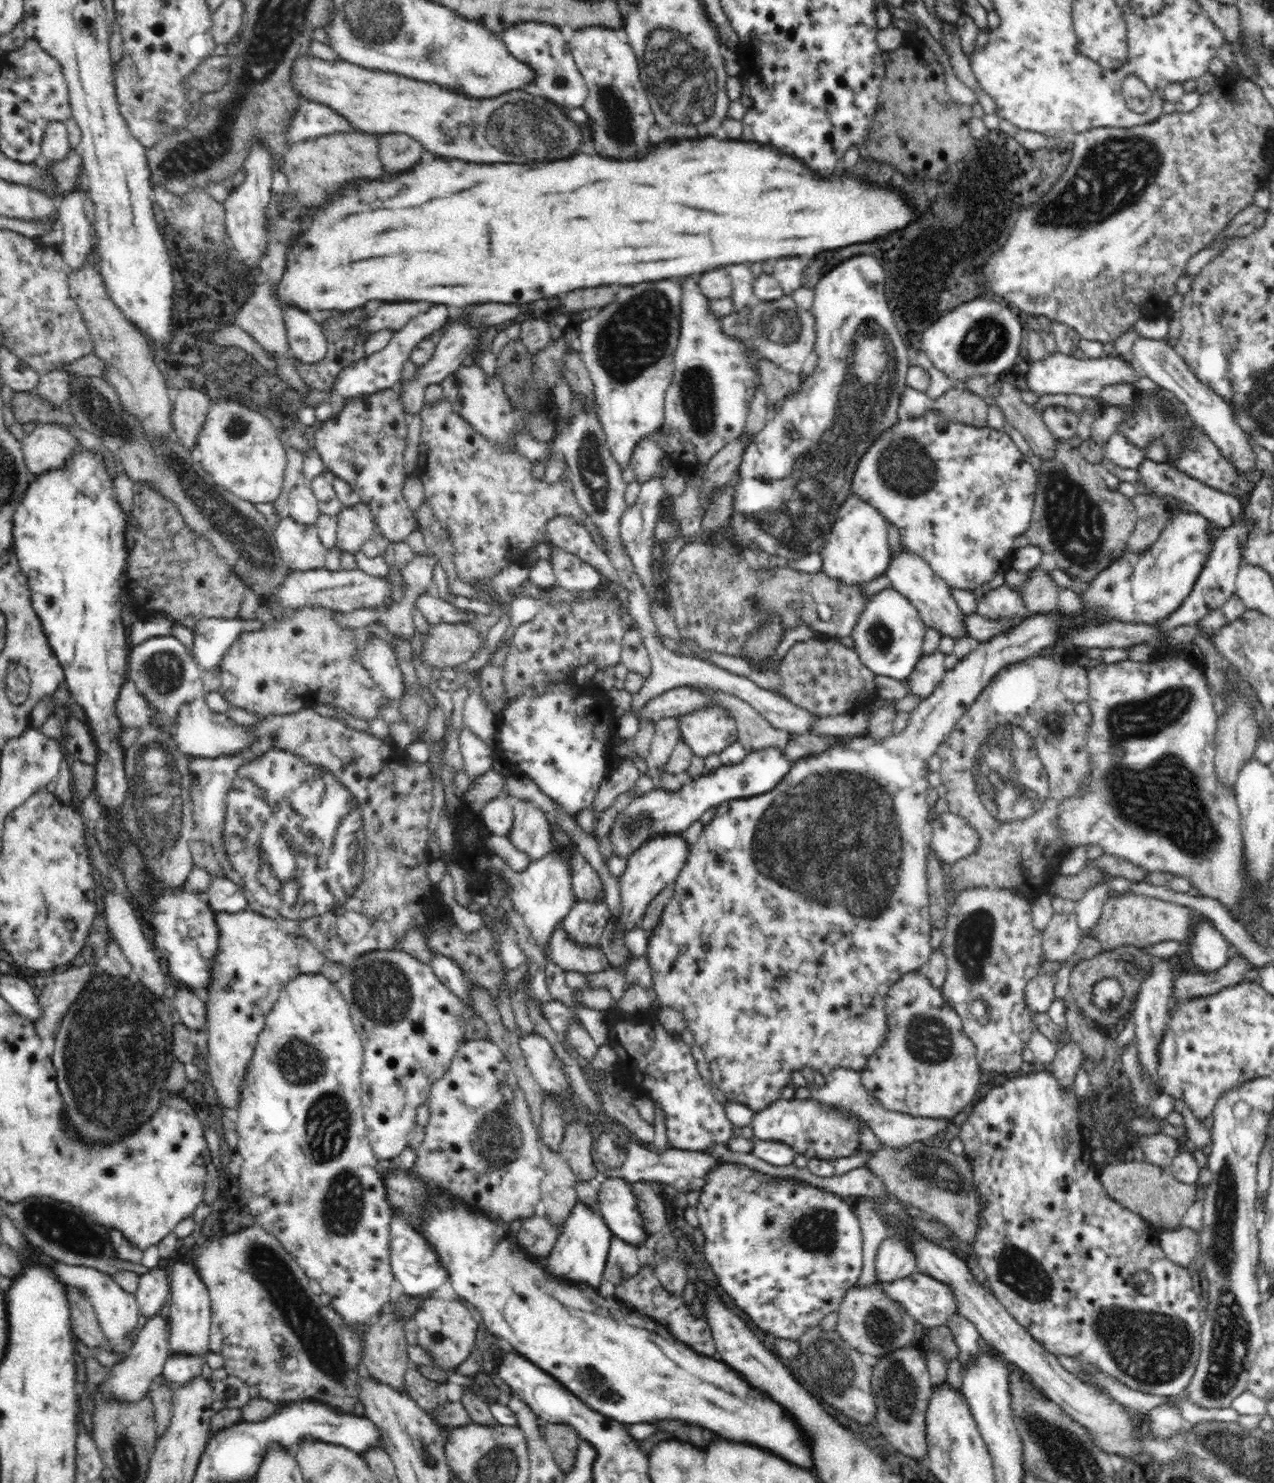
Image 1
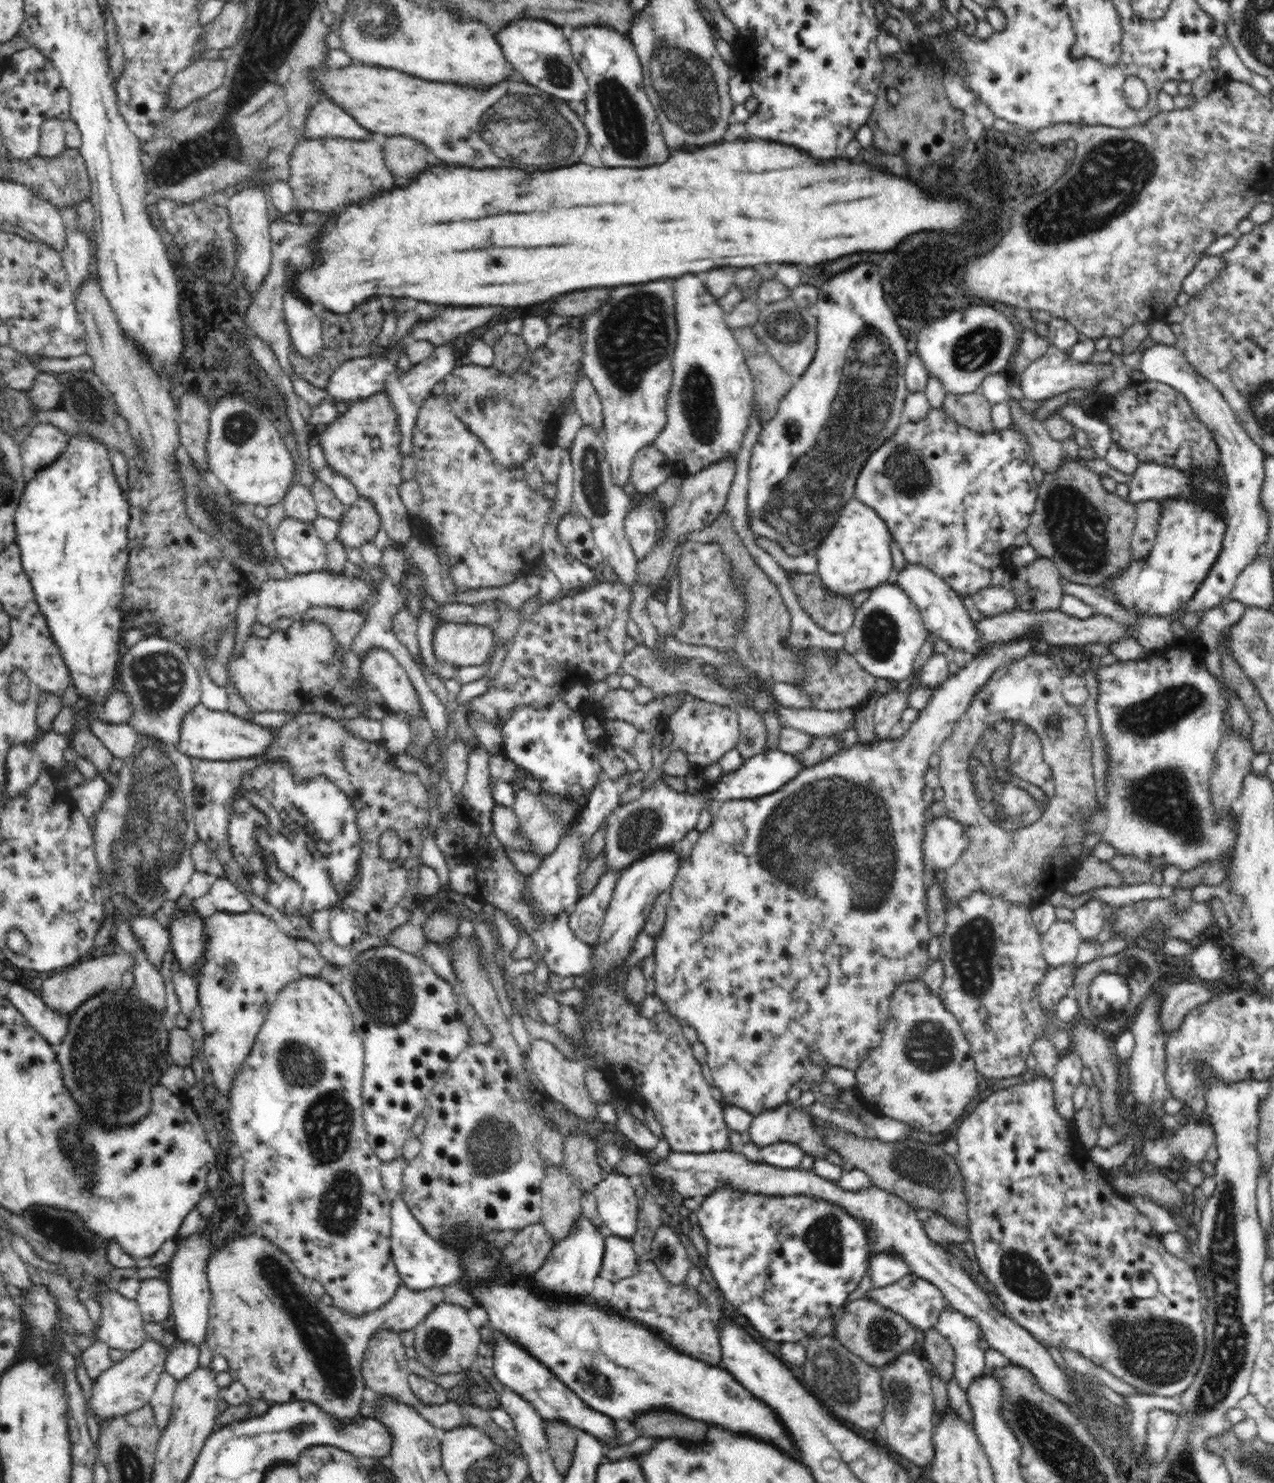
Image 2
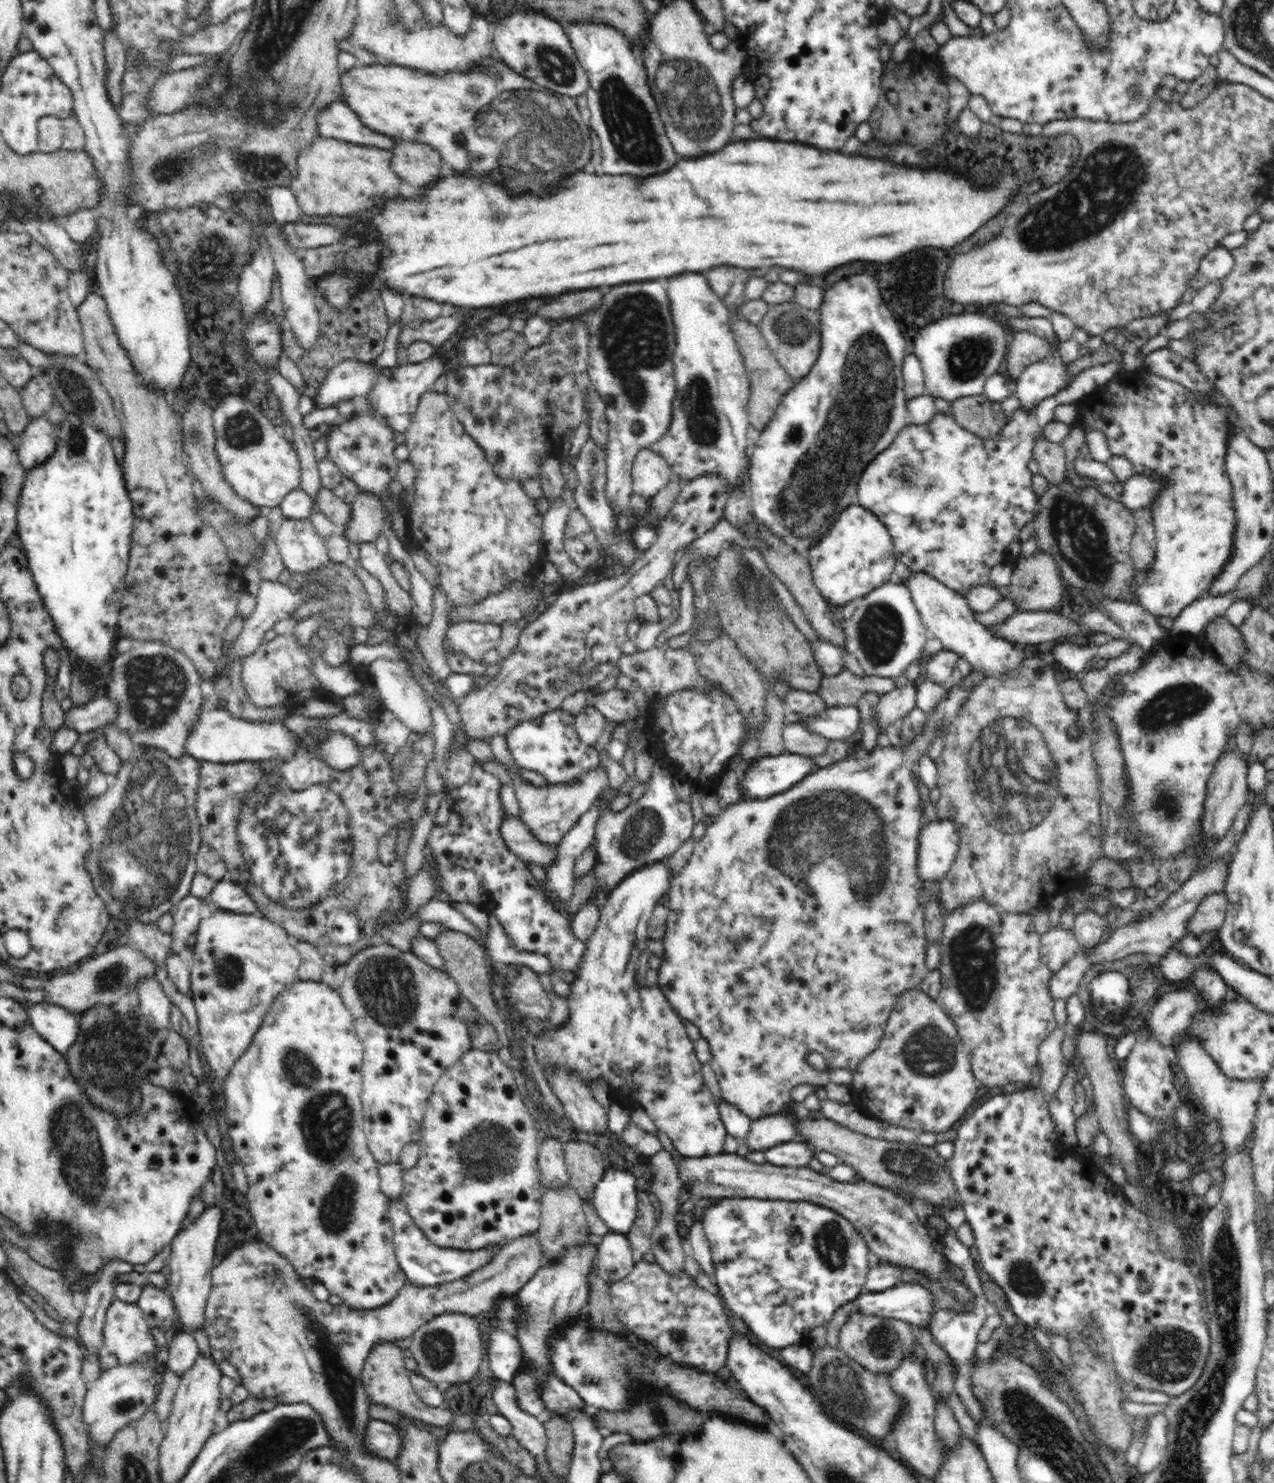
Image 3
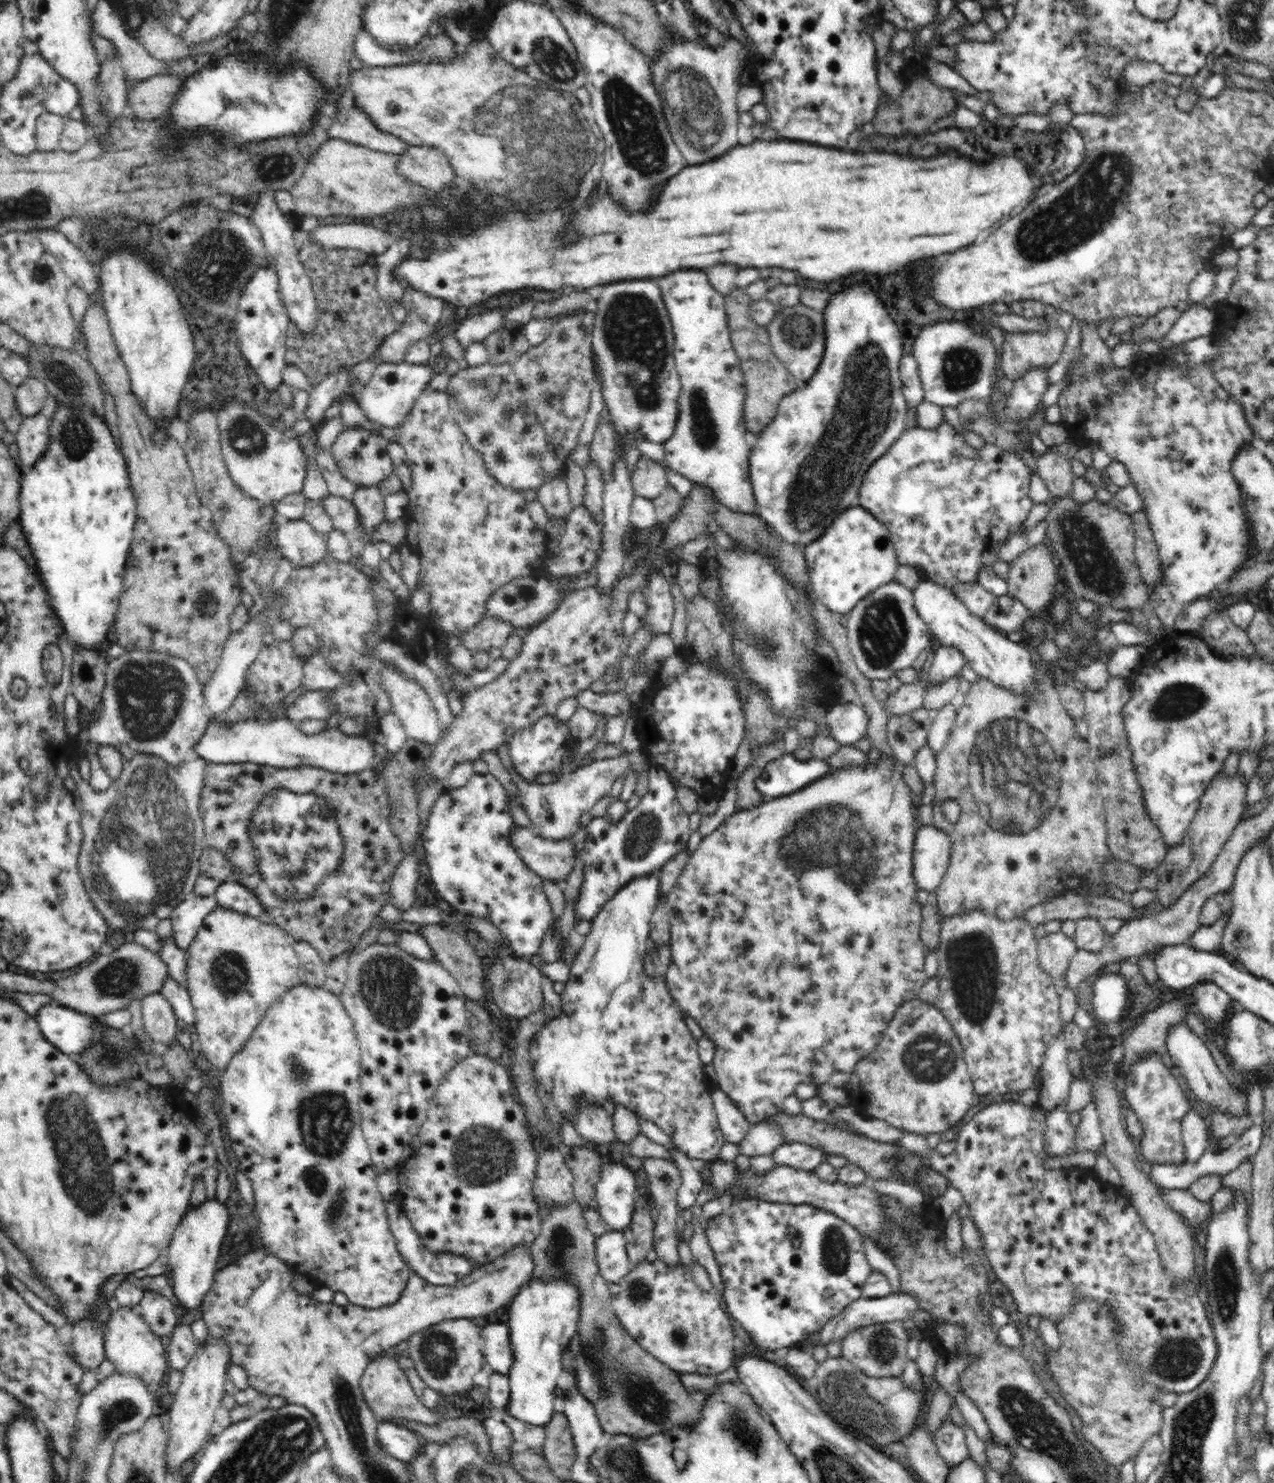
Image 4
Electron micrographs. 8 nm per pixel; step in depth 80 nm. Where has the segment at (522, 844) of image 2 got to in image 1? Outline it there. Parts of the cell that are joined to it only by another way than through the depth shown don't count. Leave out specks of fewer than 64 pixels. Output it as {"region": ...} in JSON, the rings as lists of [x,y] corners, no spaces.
{"region":[[[498,796],[486,802],[479,811],[481,822],[486,826],[488,832],[498,834],[498,836],[508,837],[508,832],[512,828],[513,800],[508,796]]]}

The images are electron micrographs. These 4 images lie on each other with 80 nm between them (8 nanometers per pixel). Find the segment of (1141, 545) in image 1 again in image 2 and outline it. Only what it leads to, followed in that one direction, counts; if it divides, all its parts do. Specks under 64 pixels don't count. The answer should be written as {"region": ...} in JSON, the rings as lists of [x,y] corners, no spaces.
{"region":[[[1146,500],[1133,504],[1137,510],[1137,521],[1129,551],[1132,560],[1144,560],[1154,547],[1158,528],[1161,525],[1158,521],[1161,512],[1161,501]]]}

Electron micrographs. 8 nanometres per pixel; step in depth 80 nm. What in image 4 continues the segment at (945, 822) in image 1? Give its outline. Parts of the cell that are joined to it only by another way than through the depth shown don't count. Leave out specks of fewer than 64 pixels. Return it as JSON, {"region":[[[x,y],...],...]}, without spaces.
{"region":[[[919,825],[914,839],[913,868],[916,887],[934,893],[948,871],[951,853],[949,836],[934,825]]]}

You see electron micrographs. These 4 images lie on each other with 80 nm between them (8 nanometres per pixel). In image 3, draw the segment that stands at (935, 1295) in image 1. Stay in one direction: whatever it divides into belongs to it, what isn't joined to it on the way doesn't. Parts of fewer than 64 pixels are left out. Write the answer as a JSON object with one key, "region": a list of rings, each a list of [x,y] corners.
{"region":[[[899,1282],[882,1292],[863,1292],[855,1300],[854,1310],[866,1316],[892,1318],[928,1327],[933,1312],[929,1288],[913,1282]]]}

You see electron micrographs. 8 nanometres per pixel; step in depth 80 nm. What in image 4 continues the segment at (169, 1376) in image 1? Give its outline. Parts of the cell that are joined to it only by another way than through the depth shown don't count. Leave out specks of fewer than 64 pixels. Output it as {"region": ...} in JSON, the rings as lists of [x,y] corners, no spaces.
{"region":[[[181,1322],[175,1326],[171,1334],[171,1343],[166,1347],[170,1369],[183,1371],[197,1352],[198,1342],[195,1340],[191,1325]]]}

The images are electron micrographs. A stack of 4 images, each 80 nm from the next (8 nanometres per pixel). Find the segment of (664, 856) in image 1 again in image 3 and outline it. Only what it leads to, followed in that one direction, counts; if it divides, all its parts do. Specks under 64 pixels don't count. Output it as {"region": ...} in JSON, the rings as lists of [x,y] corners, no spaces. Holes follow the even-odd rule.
{"region":[[[660,860],[628,875],[609,893],[606,904],[600,910],[600,922],[590,940],[585,942],[584,960],[580,961],[579,969],[572,973],[570,993],[565,997],[570,1009],[568,1022],[529,1038],[529,1043],[533,1046],[537,1062],[543,1066],[563,1066],[571,1072],[577,1072],[588,1085],[601,1078],[602,1082],[626,1098],[626,1092],[638,1092],[634,1094],[634,1102],[644,1108],[660,1131],[668,1135],[682,1158],[696,1159],[723,1153],[727,1132],[719,1113],[719,1103],[704,1085],[700,1073],[702,1063],[696,1056],[693,1040],[686,1034],[682,1019],[672,1009],[666,995],[660,991],[658,984],[640,988],[636,983],[636,962],[650,940],[647,936],[650,918],[664,892],[671,886],[672,879],[669,866]],[[646,1074],[650,1080],[642,1080]]]}

